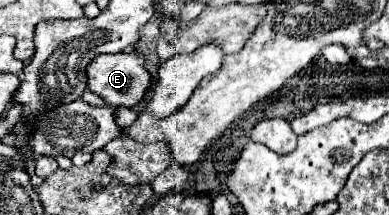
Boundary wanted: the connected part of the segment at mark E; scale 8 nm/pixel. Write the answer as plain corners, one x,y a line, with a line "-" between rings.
136,50
118,52
118,54
100,54
88,64
88,90
98,94
106,104
118,106
136,106
142,98
146,88
150,86
150,74
144,68
144,56

